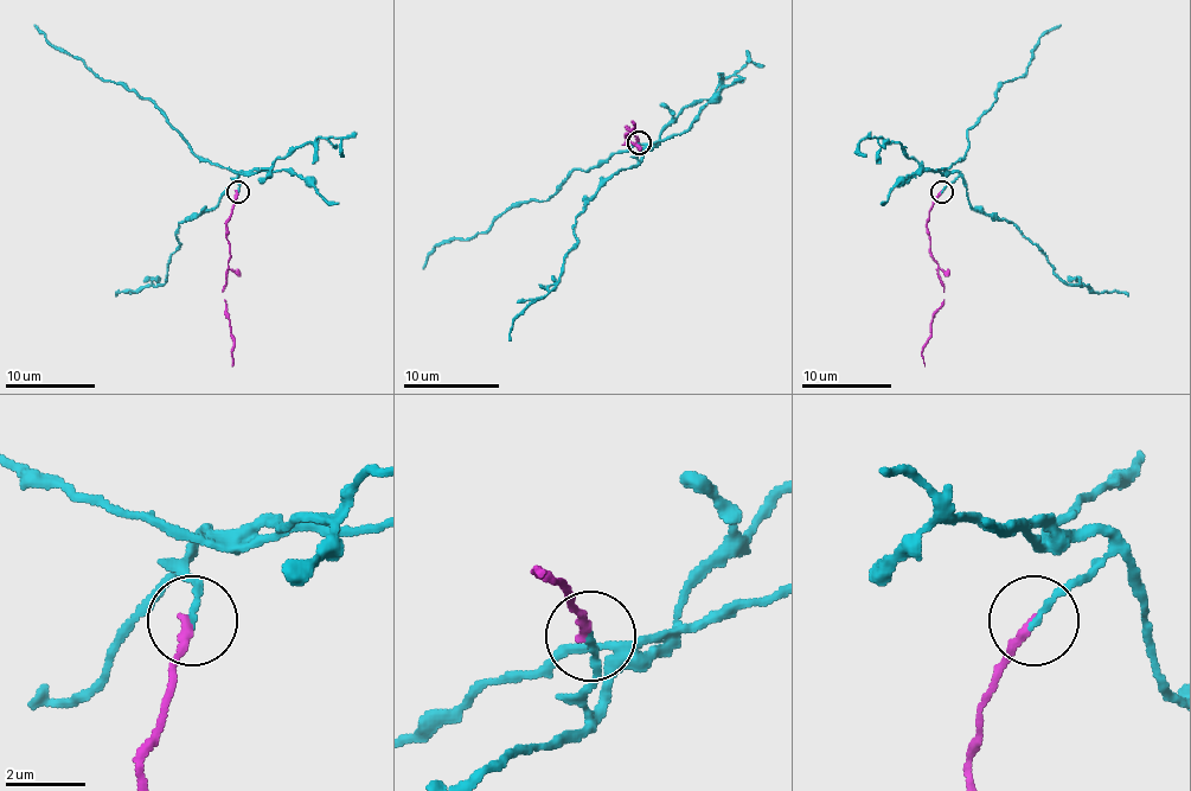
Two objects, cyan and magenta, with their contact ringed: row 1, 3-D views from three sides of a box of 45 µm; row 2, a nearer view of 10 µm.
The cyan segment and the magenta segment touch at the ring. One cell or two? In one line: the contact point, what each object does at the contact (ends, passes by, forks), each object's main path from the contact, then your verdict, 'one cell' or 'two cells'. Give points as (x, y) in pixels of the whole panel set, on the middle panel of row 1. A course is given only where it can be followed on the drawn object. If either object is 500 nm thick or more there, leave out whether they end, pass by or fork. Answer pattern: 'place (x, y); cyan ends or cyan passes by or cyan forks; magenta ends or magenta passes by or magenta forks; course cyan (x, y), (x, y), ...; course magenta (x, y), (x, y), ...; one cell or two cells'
place (639, 142); cyan ends; magenta ends; course cyan (639, 142), (641, 157), (632, 145), (575, 168), (546, 201), (505, 210), (472, 238), (441, 241), (422, 269); course magenta (636, 142), (627, 126), (629, 131), (622, 145), (634, 126), (632, 123); two cells

